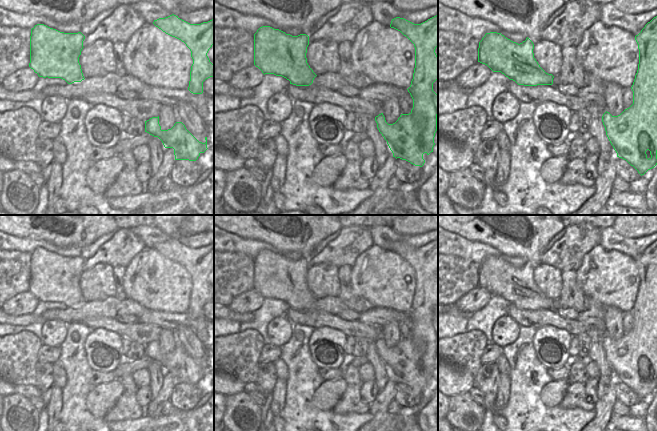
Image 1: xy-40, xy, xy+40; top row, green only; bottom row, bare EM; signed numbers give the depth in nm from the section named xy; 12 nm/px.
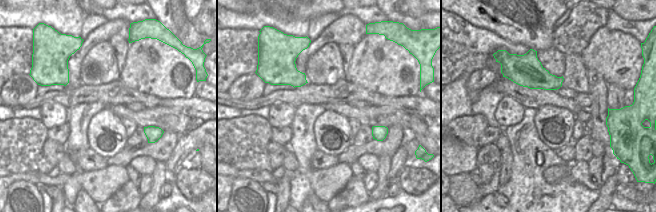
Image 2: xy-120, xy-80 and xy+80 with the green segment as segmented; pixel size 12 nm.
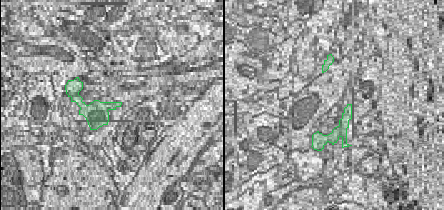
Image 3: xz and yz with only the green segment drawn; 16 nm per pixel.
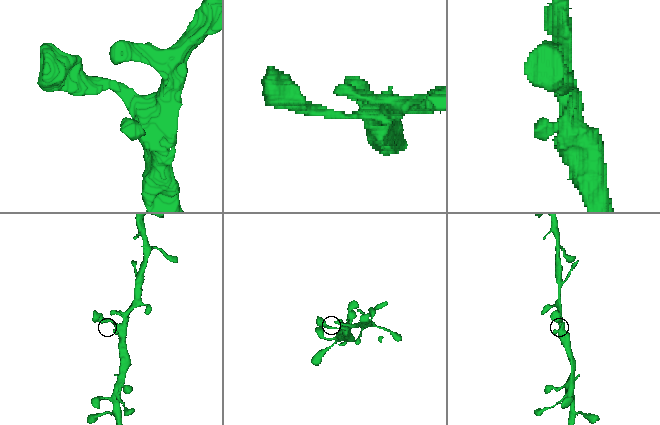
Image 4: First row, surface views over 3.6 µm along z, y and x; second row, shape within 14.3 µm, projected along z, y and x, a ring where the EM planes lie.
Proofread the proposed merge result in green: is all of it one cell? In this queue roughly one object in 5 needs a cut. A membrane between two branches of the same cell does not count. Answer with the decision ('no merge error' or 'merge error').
no merge error

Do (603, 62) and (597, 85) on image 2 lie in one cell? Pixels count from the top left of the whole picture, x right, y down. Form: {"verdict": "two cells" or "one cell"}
{"verdict": "two cells"}

